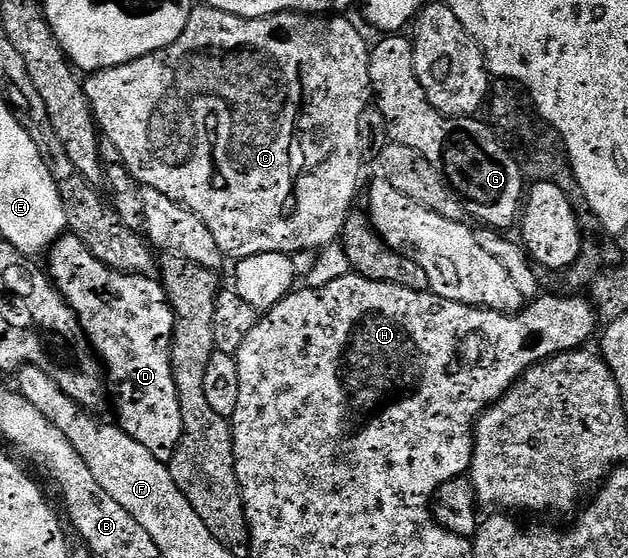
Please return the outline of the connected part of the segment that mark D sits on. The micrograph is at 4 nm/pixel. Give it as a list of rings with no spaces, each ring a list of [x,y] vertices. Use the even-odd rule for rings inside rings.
[[[72,233],[56,239],[47,252],[47,258],[47,274],[53,280],[54,287],[81,322],[85,338],[107,372],[108,382],[117,383],[117,415],[121,418],[121,430],[139,441],[139,445],[143,445],[143,449],[150,451],[157,459],[172,459],[183,433],[183,417],[173,376],[173,330],[177,318],[173,315],[165,288],[149,275],[127,275],[103,265],[103,261],[99,261],[99,257],[95,257],[91,249],[87,249],[87,245],[83,245],[83,241]]]

